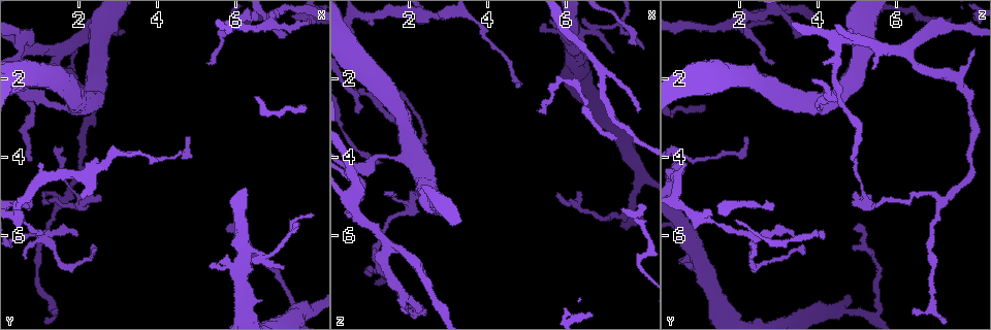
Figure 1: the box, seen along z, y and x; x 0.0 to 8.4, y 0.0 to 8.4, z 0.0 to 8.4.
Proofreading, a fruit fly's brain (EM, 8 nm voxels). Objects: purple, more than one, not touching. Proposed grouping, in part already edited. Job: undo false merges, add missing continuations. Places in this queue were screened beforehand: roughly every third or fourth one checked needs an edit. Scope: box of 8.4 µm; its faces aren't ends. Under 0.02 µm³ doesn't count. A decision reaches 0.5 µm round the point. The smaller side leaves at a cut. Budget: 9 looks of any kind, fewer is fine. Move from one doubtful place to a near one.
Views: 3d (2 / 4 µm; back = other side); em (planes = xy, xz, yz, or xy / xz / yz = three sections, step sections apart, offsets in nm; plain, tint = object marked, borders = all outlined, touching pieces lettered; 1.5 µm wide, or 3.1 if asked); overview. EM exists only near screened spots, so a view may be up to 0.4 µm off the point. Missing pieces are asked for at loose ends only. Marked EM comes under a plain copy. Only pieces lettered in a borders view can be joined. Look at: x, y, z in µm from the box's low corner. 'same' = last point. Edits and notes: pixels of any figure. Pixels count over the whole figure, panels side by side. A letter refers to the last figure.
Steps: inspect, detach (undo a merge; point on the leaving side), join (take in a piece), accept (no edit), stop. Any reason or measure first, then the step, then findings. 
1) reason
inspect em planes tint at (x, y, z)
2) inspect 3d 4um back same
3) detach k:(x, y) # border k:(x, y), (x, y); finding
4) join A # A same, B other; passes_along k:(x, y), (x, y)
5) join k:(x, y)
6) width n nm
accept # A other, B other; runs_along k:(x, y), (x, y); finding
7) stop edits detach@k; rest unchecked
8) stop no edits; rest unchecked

tapers out
inspect 3d 4um at (5.35, 1.65, 2.75)

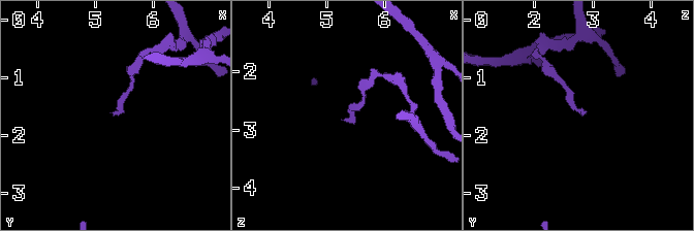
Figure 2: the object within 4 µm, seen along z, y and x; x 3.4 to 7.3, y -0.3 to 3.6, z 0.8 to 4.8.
shape alone is not enough
inspect em planes tint at (5.30, 1.65, 2.80)

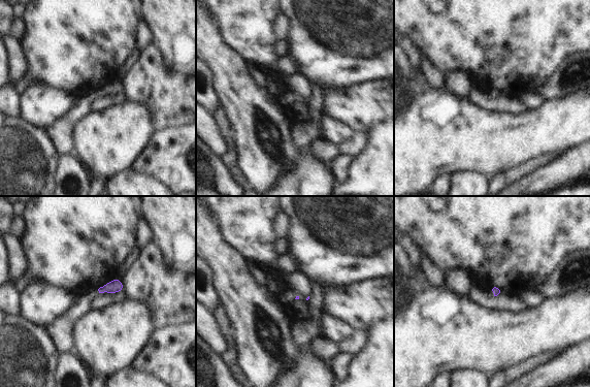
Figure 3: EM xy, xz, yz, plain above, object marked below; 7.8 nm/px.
what lies round it
inspect em planes borders same

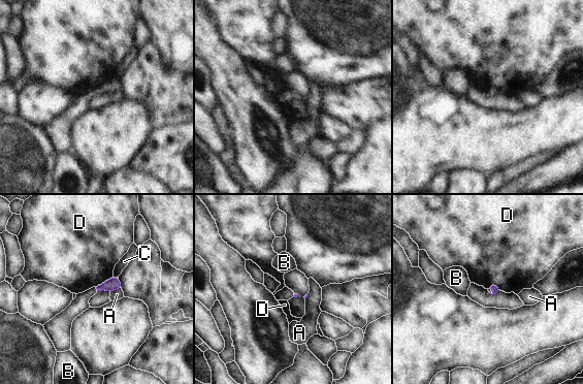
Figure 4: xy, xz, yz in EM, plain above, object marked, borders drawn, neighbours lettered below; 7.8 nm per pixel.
accept # A other, B other, C other, D other; border 4:(112, 275), (96, 287); no lettered piece goes on from it

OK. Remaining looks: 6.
inspect 3d 2um back at (7.45, 7.95, 5.55)

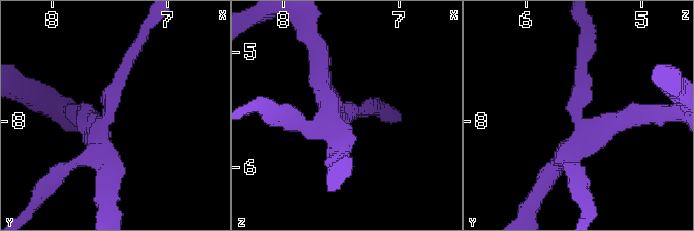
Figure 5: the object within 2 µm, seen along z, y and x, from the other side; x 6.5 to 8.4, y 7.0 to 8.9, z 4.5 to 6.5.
inspect em xy step 8 tint at (7.52, 7.94, 5.54)

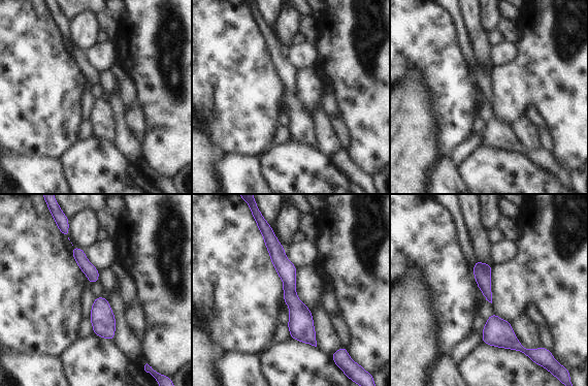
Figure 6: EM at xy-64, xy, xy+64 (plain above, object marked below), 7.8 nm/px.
cut it another way
inspect em planes borders same

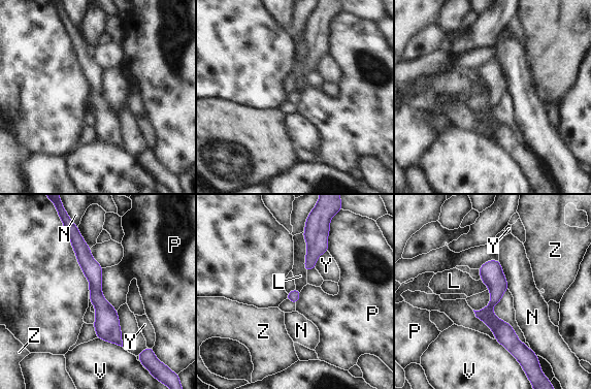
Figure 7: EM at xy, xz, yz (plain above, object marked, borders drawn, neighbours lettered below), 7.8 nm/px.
accept # L other, N other, P other, V other, Y other, Z other; border 7:(302, 232), (305, 241), (306, 272); one neuron here

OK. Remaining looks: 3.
thin end
inspect 3d 4um at (2.55, 5.05, 5.30)

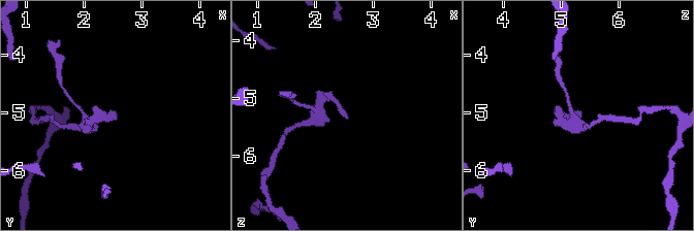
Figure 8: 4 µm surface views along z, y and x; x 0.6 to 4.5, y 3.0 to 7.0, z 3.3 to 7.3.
shape alone is not enough
inspect em planes borders at (2.60, 5.05, 5.35)

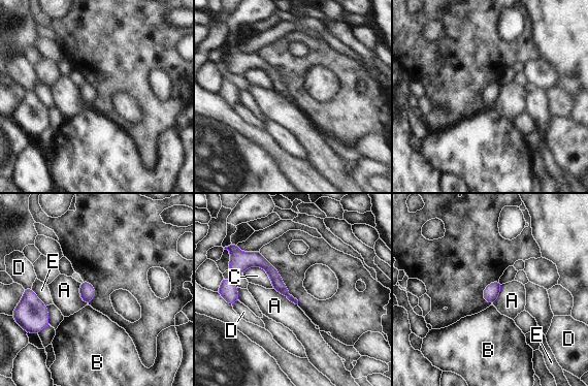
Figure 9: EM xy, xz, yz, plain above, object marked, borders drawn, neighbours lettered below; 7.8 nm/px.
accept # A other, B other, C other, D other, E other; border 9:(272, 288), (297, 304); no lettered piece goes on from it

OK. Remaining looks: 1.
stop no edits; rest unchecked

